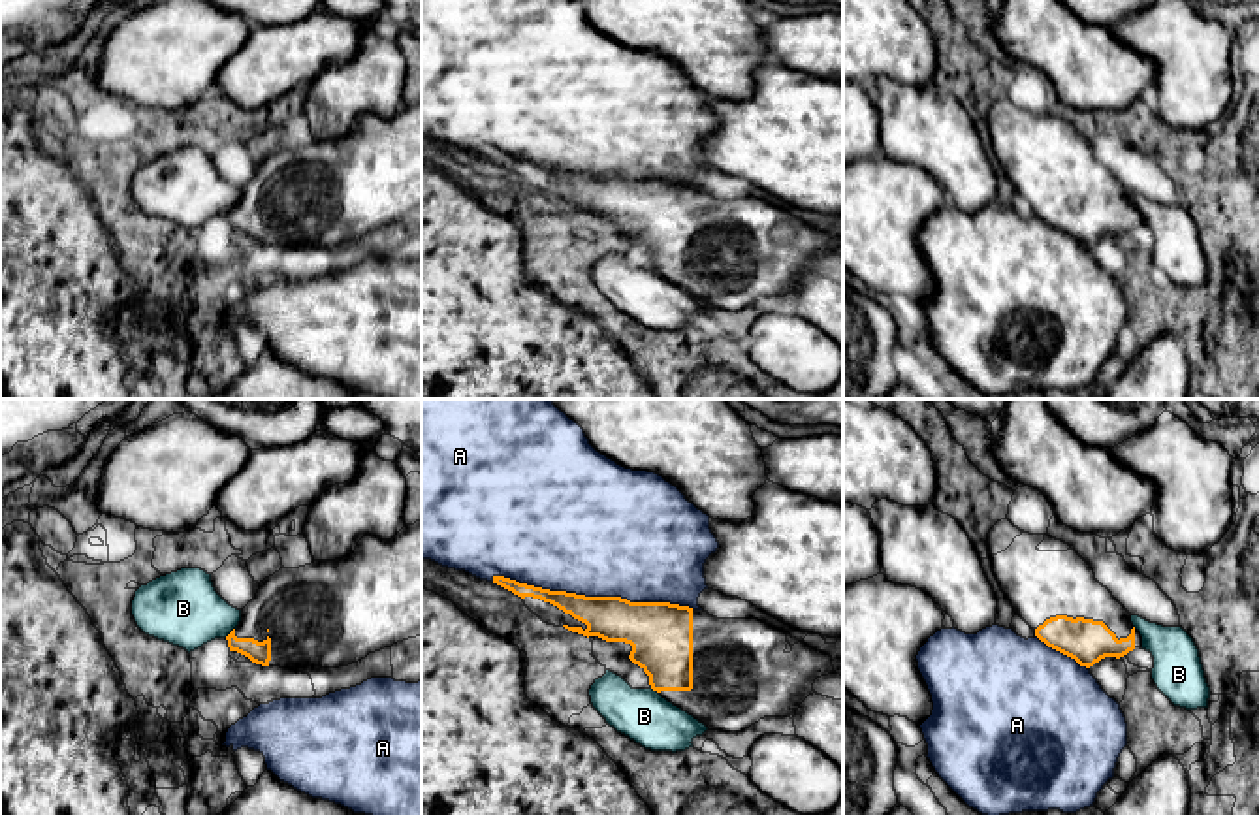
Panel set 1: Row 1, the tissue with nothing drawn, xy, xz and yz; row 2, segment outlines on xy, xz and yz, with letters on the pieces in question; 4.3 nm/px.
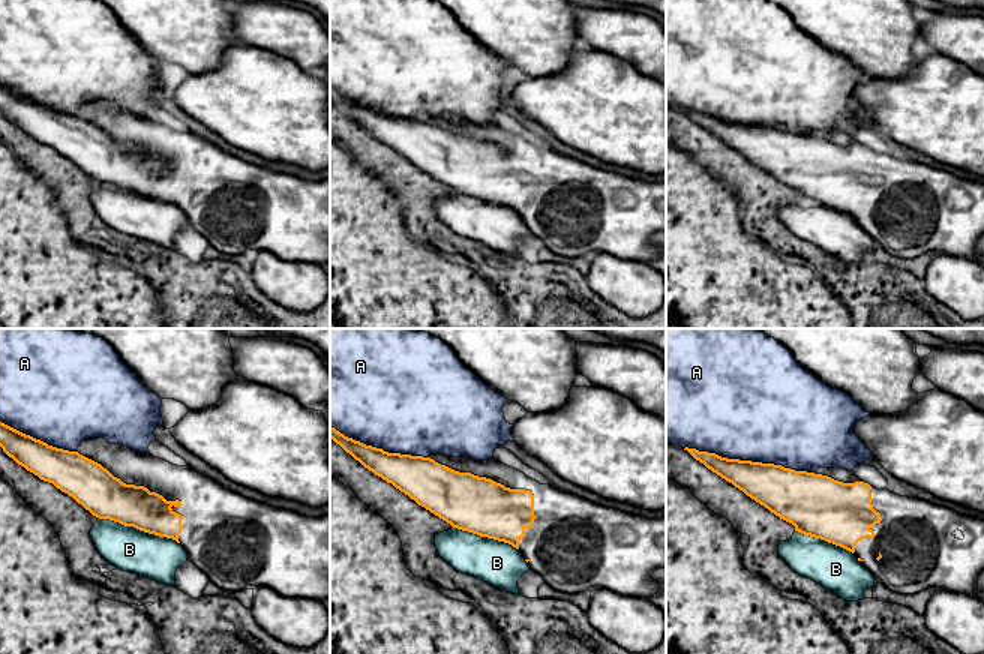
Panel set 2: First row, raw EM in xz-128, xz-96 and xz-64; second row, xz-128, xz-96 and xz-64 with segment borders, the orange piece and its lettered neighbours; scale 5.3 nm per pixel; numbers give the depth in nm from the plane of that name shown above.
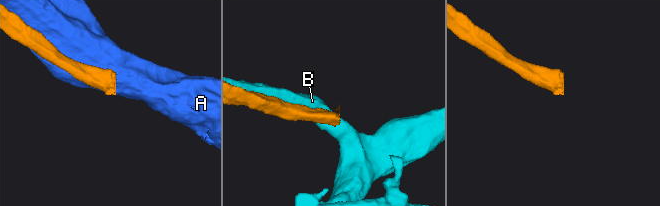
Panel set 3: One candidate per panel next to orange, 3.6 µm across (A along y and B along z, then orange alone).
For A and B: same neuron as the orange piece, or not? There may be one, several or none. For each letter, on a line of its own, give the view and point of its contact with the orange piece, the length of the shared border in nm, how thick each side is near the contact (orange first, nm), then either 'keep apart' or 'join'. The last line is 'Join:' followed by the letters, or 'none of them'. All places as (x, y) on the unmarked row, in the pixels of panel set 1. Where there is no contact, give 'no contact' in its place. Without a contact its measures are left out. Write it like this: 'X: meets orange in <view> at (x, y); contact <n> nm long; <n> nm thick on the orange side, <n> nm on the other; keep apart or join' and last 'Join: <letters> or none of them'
A: meets orange in xz at (593, 175); contact 850 nm long; 200 nm thick on the orange side, 500 nm on the other; keep apart
B: meets orange in xy at (230, 211); contact 60 nm long; 100 nm thick on the orange side, 320 nm on the other; keep apart
Join: none of them

